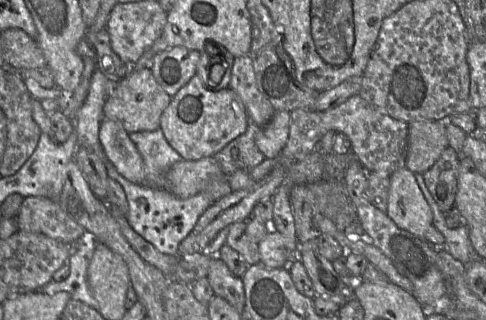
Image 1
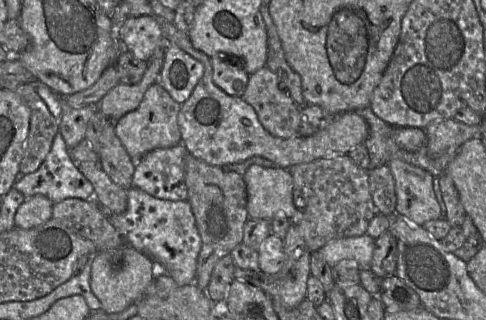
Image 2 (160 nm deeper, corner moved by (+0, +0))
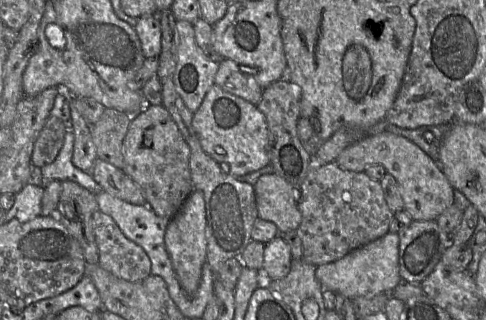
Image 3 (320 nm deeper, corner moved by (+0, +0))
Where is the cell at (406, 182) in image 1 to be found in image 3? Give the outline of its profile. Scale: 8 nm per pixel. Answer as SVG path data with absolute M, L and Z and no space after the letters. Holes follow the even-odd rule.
M384 130L376 135L364 136L344 149L335 162L340 168L354 172L364 172L373 164L382 165L397 180L404 210L415 221L435 220L454 204L455 189L441 170L438 161L433 160L412 141L391 132Z

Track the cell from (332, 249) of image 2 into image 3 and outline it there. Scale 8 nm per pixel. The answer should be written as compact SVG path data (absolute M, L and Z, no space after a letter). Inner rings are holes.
M388 232L337 261L318 265L315 275L323 289L340 293L349 299L379 293L390 295L402 280L399 274L399 235Z

